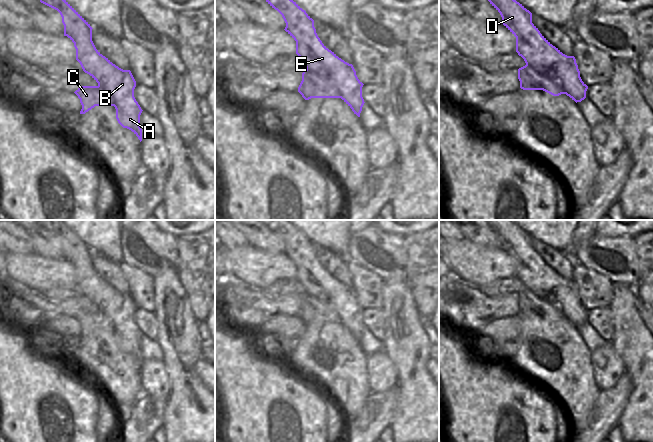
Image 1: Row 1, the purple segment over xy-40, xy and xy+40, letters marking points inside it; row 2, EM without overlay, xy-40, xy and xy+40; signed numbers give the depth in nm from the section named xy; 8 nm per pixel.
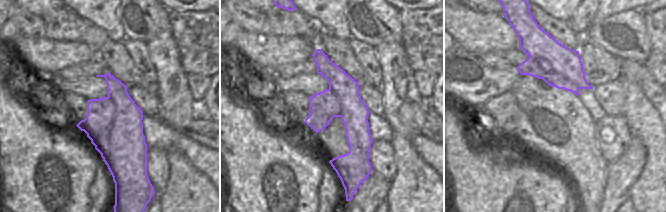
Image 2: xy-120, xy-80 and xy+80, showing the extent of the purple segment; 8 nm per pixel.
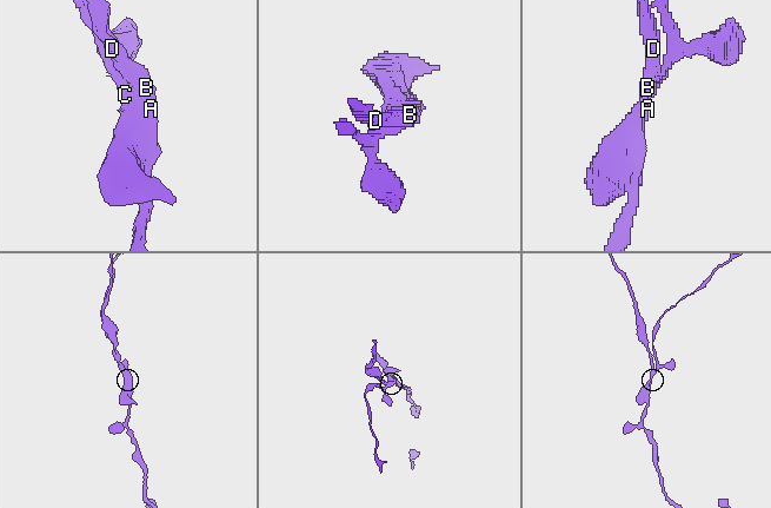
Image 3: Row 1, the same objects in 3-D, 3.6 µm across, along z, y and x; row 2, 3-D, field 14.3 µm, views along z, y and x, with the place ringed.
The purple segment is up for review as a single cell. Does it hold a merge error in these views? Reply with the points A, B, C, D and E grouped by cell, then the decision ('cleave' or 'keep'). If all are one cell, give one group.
groups A B D E / C; cleave

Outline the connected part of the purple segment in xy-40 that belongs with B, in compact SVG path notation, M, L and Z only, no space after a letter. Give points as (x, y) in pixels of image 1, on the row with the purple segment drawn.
M40 0L57 10L67 36L76 49L76 60L83 71L107 90L114 99L116 119L142 141L140 115L142 109L134 97L136 81L130 70L123 70L103 56L92 41L92 27L66 0Z

